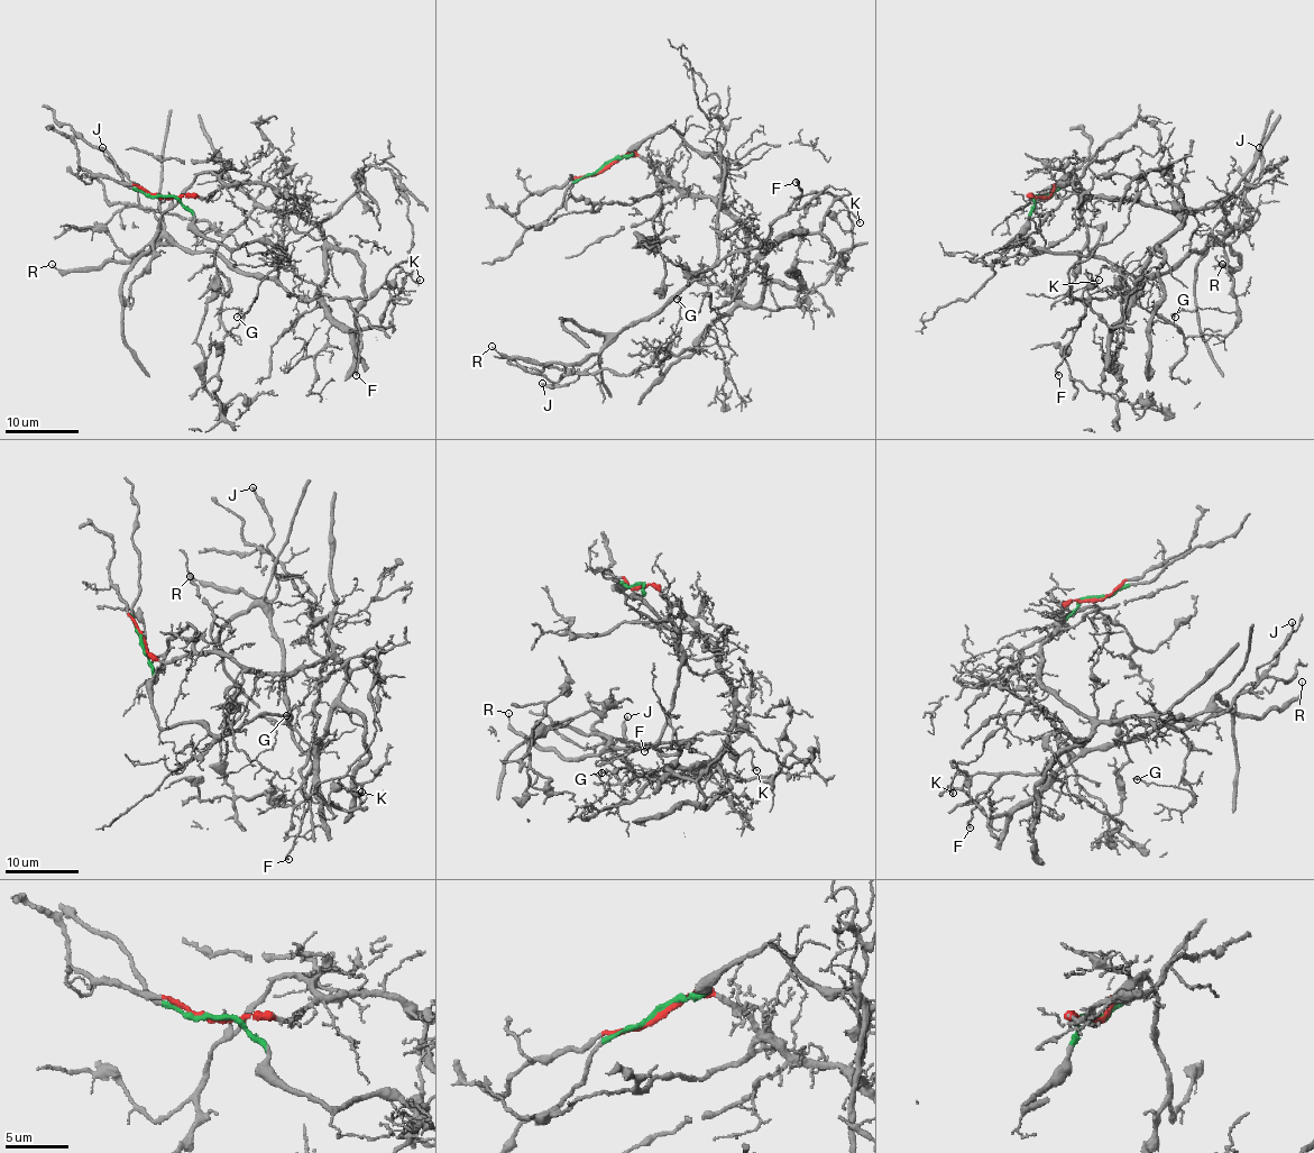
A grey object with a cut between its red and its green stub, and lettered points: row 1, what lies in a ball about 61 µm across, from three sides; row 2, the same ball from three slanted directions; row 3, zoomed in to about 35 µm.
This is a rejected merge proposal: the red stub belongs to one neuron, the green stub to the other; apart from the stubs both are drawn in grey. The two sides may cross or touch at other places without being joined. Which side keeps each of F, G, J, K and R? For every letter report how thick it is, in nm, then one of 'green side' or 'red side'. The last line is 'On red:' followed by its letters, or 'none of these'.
F: calibre 200 nm; green side
G: calibre 130 nm; red side
J: calibre 200 nm; green side
K: calibre 90 nm; red side
R: calibre 110 nm; green side
On red: G, K

